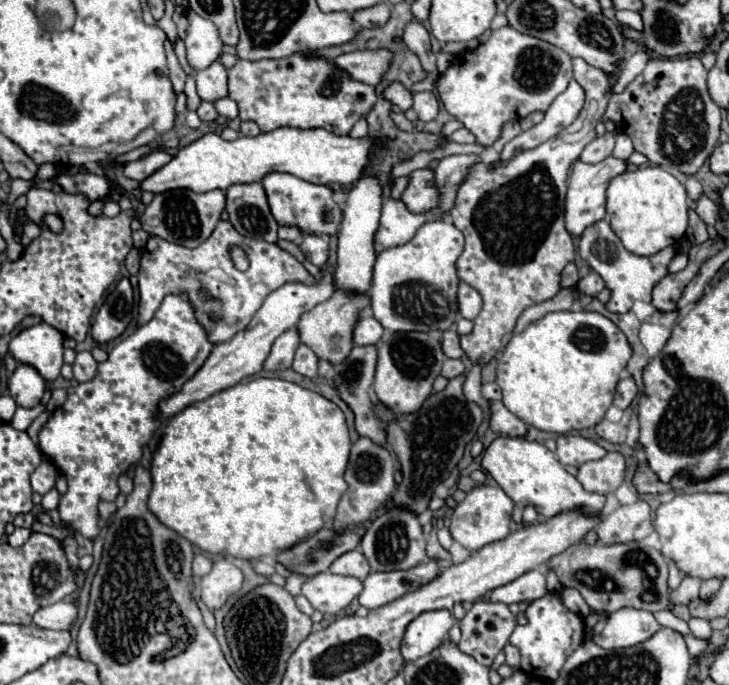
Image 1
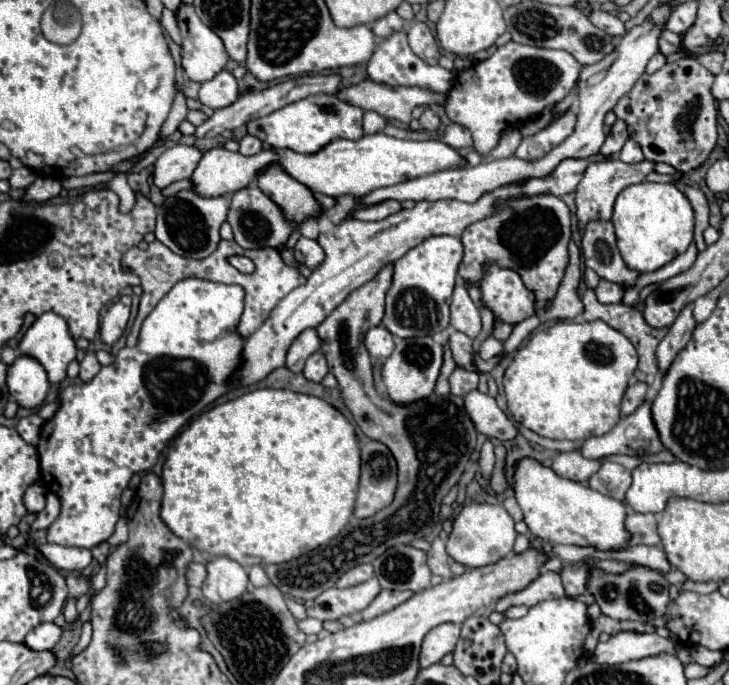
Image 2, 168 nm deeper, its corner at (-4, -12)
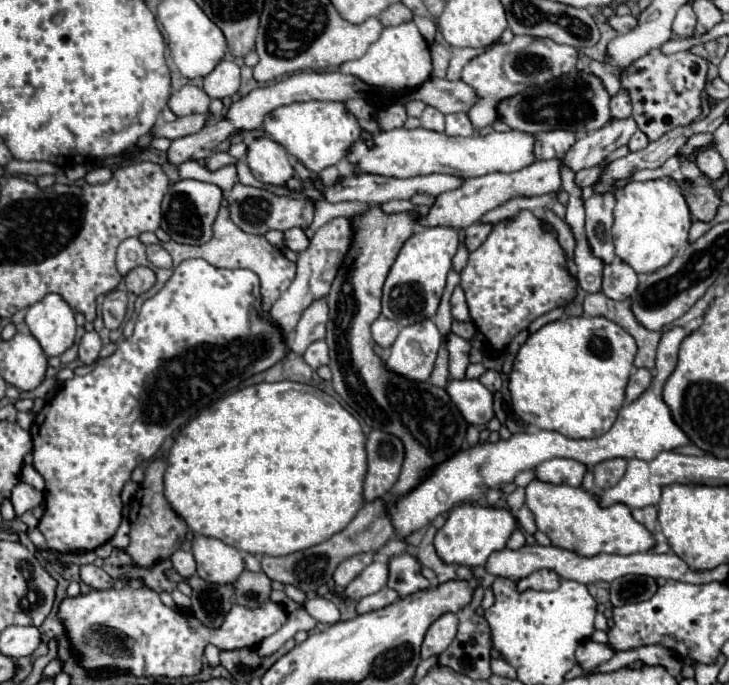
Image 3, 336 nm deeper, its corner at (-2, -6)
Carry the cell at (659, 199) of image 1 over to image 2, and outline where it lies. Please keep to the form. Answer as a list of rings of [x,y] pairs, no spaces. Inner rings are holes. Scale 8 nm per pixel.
[[[640,182],[620,192],[614,204],[612,224],[616,228],[618,250],[628,268],[654,272],[686,252],[694,240],[694,212],[688,198],[674,184]]]

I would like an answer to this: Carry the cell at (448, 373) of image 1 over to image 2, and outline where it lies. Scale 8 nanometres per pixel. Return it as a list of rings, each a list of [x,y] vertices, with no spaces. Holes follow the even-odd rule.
[[[456,366],[456,370],[450,376],[450,392],[454,396],[466,396],[468,392],[478,388],[478,374],[470,372],[462,366]]]

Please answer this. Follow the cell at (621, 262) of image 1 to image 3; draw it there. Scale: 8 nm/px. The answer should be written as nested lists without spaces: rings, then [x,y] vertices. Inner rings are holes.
[[[594,194],[586,200],[586,238],[592,254],[600,258],[604,264],[610,264],[614,254],[612,244],[612,208],[614,208],[612,194]]]

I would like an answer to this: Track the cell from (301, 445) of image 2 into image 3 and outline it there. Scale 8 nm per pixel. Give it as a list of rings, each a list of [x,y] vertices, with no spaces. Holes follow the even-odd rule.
[[[260,382],[224,396],[176,436],[168,454],[164,496],[198,536],[218,538],[250,554],[286,556],[324,542],[362,508],[364,440],[360,422],[326,392],[300,382]]]

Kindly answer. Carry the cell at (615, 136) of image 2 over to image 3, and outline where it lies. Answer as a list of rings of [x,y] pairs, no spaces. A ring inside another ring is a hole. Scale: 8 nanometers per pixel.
[[[620,90],[620,94],[616,94],[610,102],[610,114],[612,114],[612,120],[624,120],[628,118],[632,112],[632,106],[630,106],[630,98],[626,98],[626,90]]]

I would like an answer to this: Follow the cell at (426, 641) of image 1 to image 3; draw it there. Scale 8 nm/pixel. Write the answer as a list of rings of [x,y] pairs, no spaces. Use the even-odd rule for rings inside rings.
[[[442,614],[426,632],[424,642],[422,642],[422,658],[430,658],[430,656],[438,656],[442,654],[450,642],[456,636],[456,628],[458,628],[458,618],[456,614]]]

